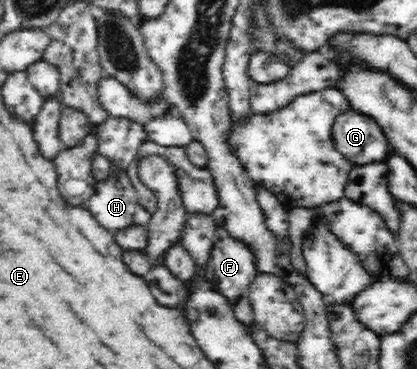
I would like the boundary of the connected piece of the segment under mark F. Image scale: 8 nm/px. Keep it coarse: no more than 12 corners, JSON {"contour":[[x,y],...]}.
{"contour":[[218,226],[200,274],[231,305],[259,274],[244,243]]}

